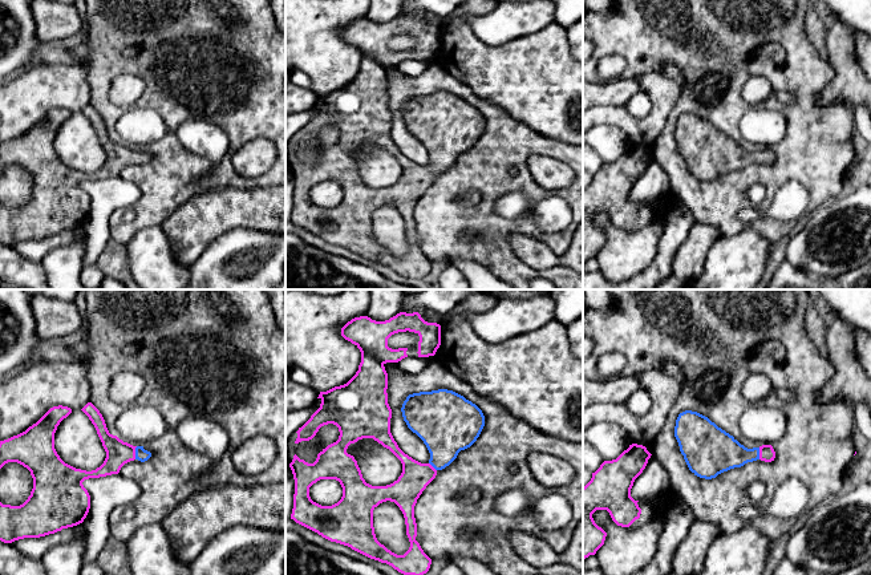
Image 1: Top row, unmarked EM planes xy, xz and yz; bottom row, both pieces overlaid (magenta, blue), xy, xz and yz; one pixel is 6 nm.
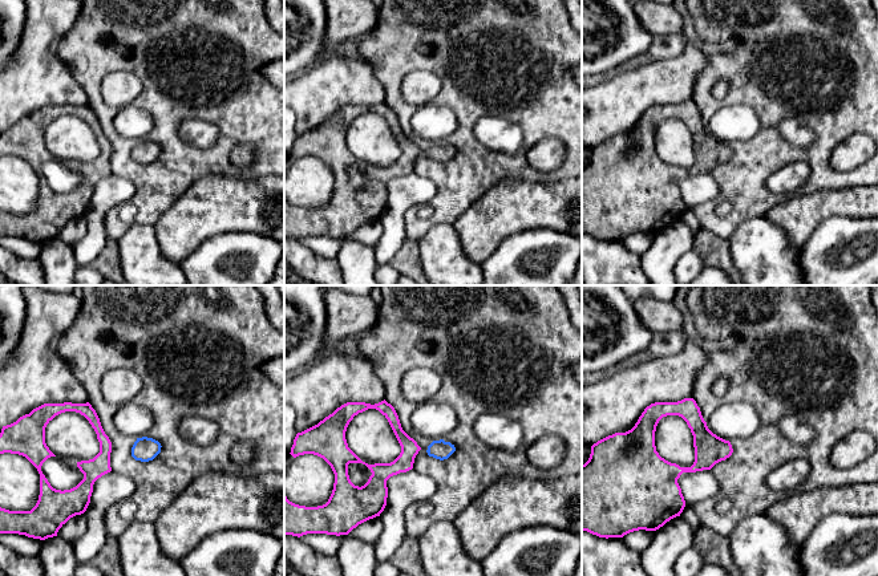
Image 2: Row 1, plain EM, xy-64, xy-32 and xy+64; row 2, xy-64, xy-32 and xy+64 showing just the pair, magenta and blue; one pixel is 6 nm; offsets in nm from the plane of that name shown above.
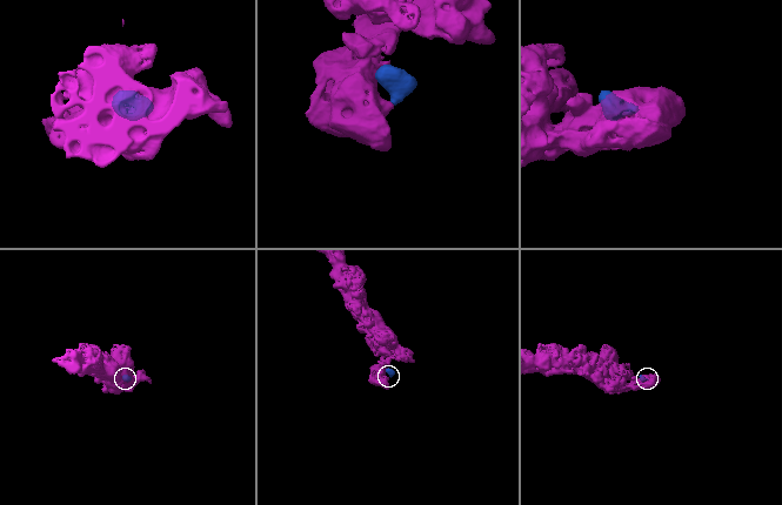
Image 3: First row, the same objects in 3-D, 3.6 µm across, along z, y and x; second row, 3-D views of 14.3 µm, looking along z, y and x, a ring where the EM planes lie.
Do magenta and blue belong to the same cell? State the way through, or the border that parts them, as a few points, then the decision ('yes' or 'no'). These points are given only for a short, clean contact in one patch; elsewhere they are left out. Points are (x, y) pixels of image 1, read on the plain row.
way xy (118, 156), (134, 156), (141, 157); yes

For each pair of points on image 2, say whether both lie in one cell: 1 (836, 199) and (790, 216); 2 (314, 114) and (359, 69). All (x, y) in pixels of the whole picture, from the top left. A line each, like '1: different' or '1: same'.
1: same
2: same

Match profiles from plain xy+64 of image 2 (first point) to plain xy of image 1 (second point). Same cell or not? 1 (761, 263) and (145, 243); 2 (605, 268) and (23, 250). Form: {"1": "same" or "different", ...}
{"1": "same", "2": "different"}

